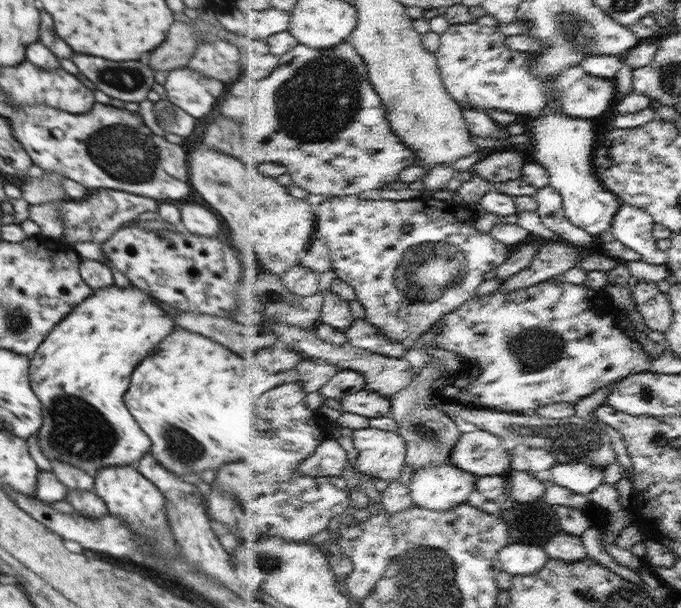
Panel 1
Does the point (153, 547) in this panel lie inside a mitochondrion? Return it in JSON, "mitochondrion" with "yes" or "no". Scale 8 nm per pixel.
{"mitochondrion":"yes"}

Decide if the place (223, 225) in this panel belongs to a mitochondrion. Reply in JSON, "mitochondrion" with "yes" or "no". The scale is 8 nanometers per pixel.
{"mitochondrion":"no"}

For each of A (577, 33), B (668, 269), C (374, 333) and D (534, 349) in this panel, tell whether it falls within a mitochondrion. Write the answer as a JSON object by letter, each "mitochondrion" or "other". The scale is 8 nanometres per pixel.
{"A":"mitochondrion","B":"other","C":"other","D":"mitochondrion"}

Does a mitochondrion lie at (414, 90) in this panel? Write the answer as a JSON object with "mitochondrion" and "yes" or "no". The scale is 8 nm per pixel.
{"mitochondrion":"no"}

